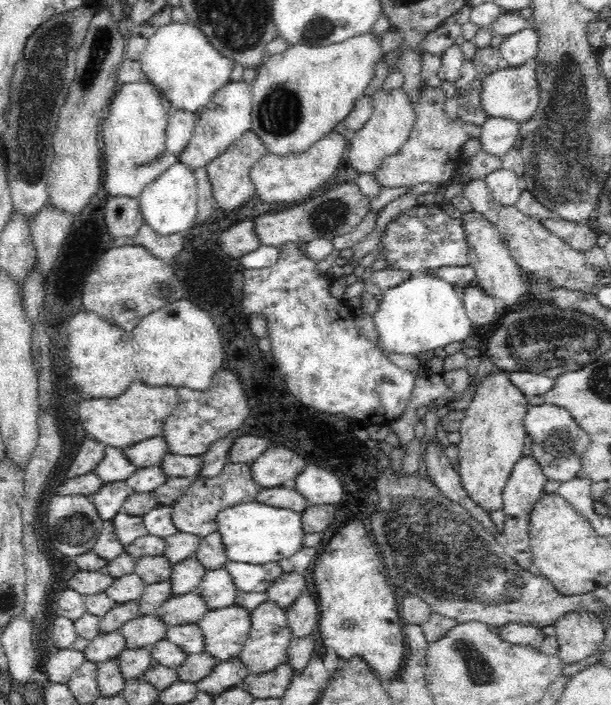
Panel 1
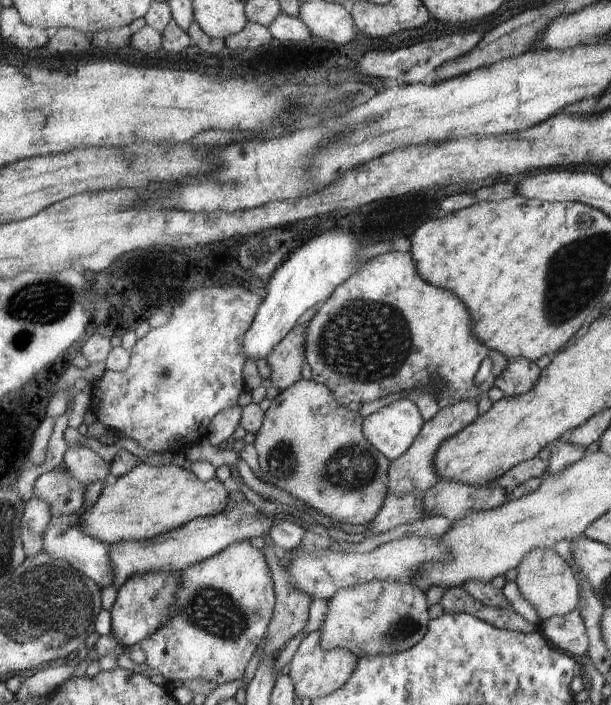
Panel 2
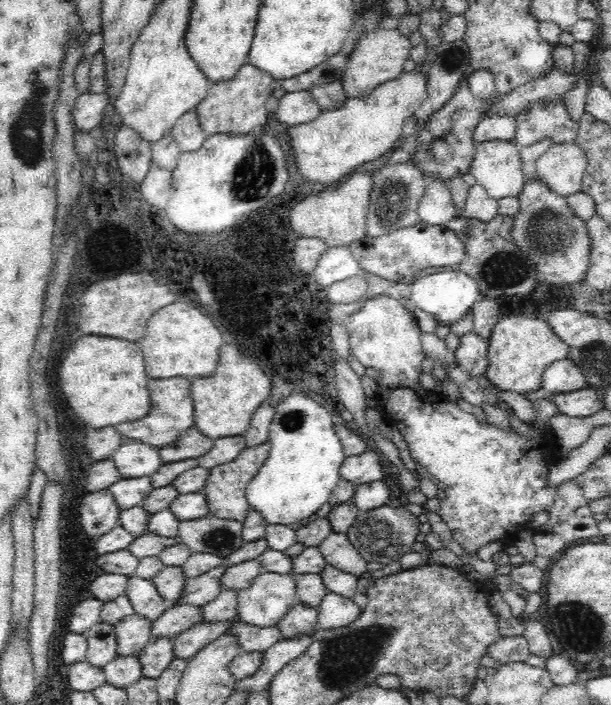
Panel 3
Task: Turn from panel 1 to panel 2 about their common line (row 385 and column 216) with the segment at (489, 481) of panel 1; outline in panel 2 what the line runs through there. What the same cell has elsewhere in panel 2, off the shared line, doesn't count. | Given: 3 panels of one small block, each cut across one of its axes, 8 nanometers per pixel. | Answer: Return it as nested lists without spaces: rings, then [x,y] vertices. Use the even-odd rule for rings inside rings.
[[[141,462],[124,476],[106,482],[98,500],[90,508],[82,508],[80,522],[77,526],[82,532],[90,534],[92,538],[108,542],[108,544],[138,542],[138,540],[150,540],[154,536],[162,536],[164,532],[183,527],[194,519],[216,516],[216,514],[224,512],[227,506],[228,490],[216,476],[208,481],[203,481],[191,469],[176,465],[151,466]]]

